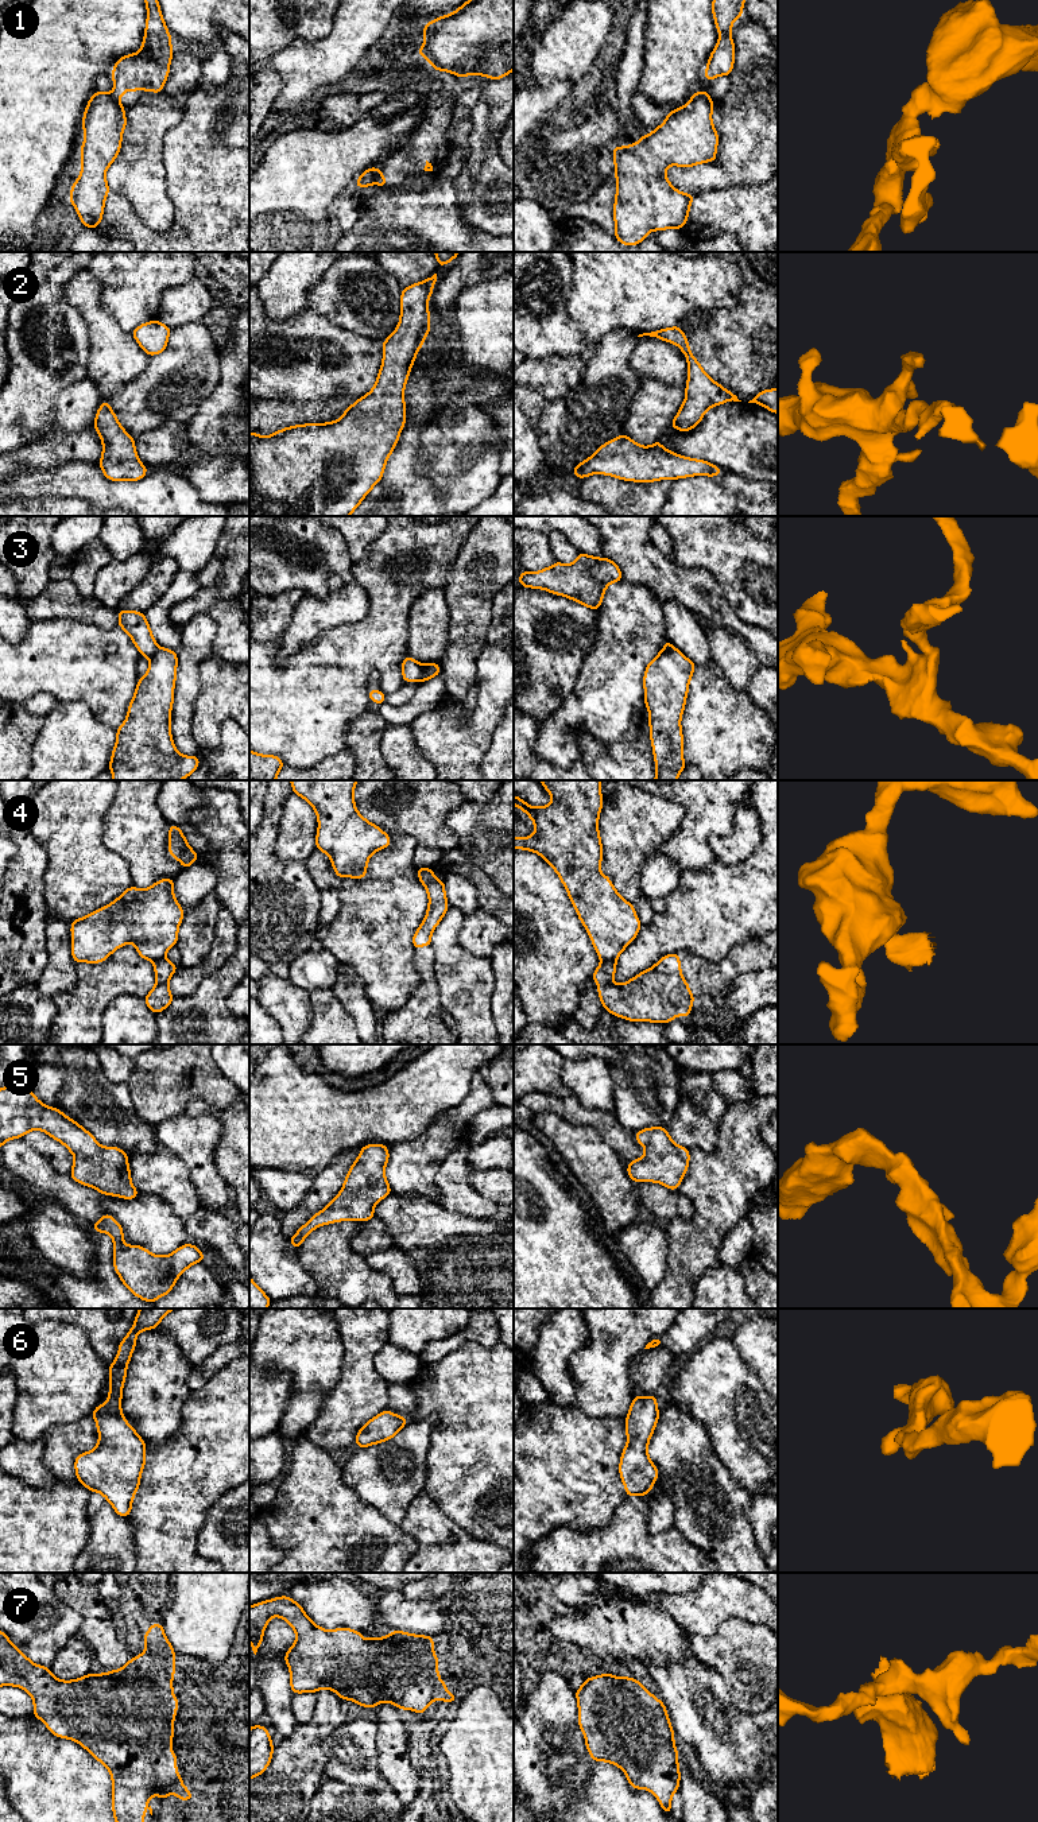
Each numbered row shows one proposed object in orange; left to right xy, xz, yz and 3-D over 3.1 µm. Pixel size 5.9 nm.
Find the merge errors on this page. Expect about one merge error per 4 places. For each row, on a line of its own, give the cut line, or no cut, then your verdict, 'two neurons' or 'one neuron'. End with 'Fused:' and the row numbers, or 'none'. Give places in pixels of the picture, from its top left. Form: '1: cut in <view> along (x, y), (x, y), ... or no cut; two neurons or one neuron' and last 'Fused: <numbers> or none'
1: cut in xz along (379, 171), (375, 182); two neurons
2: no cut; one neuron
3: cut in xz along (422, 665), (422, 675), (418, 681); two neurons
4: cut in yz along (601, 960), (615, 961); two neurons
5: no cut; one neuron
6: no cut; one neuron
7: no cut; one neuron
Fused: 1, 3, 4

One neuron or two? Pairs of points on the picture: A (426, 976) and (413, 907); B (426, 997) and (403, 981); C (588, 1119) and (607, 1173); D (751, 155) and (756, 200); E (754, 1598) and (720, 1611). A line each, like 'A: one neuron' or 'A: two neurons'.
A: two neurons
B: two neurons
C: one neuron
D: two neurons
E: one neuron

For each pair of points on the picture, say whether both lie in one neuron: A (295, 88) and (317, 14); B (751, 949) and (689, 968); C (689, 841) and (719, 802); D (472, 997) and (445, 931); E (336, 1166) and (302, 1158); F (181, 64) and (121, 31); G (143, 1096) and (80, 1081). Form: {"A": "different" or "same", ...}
{"A": "different", "B": "same", "C": "same", "D": "same", "E": "same", "F": "different", "G": "different"}

